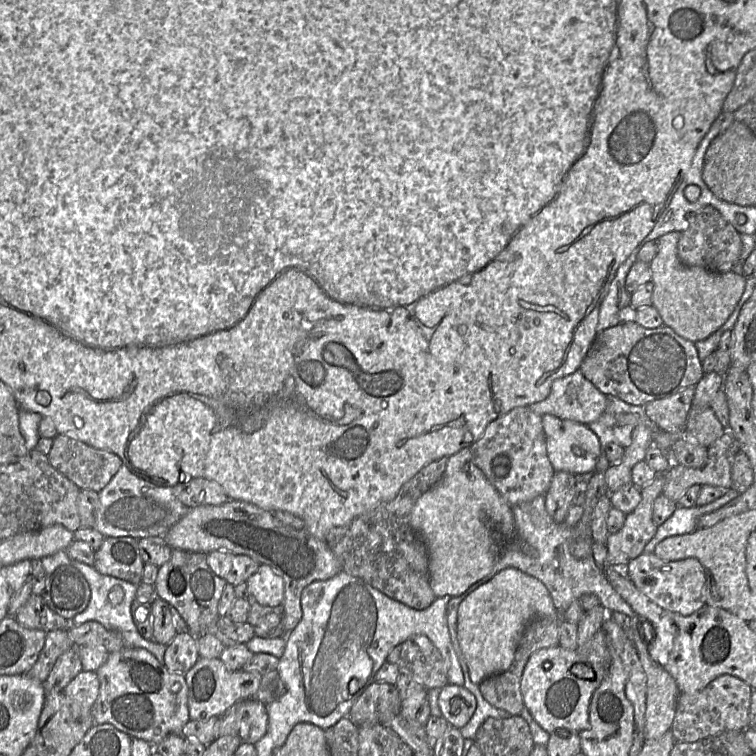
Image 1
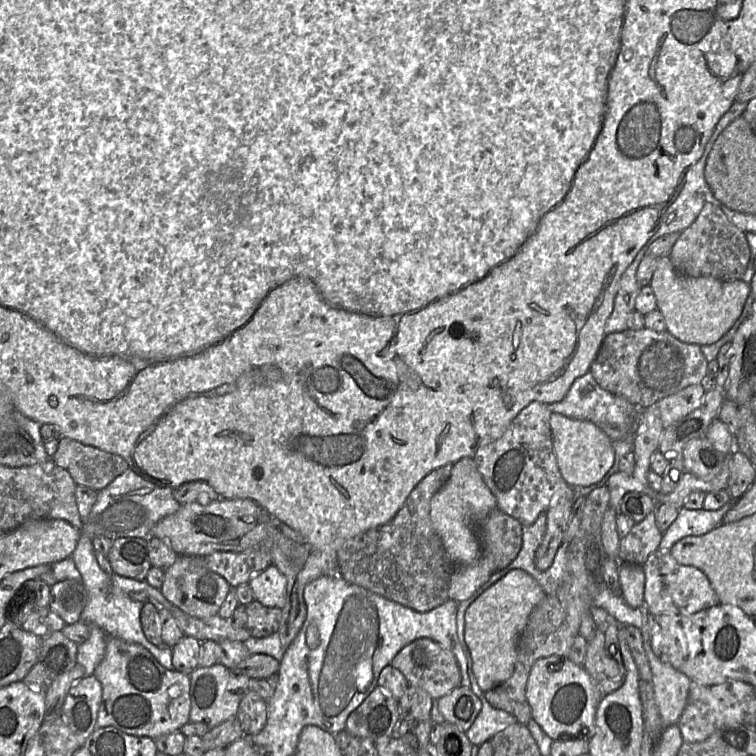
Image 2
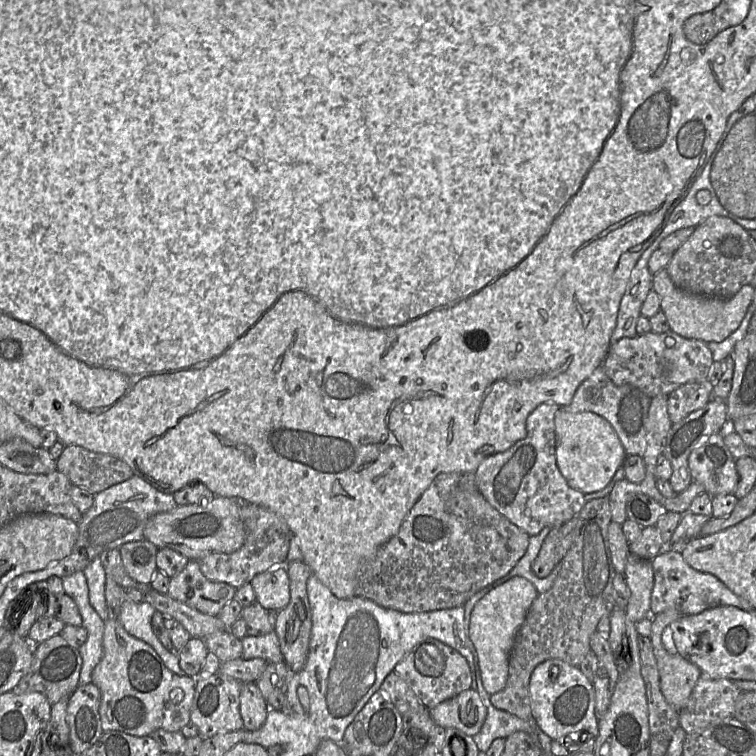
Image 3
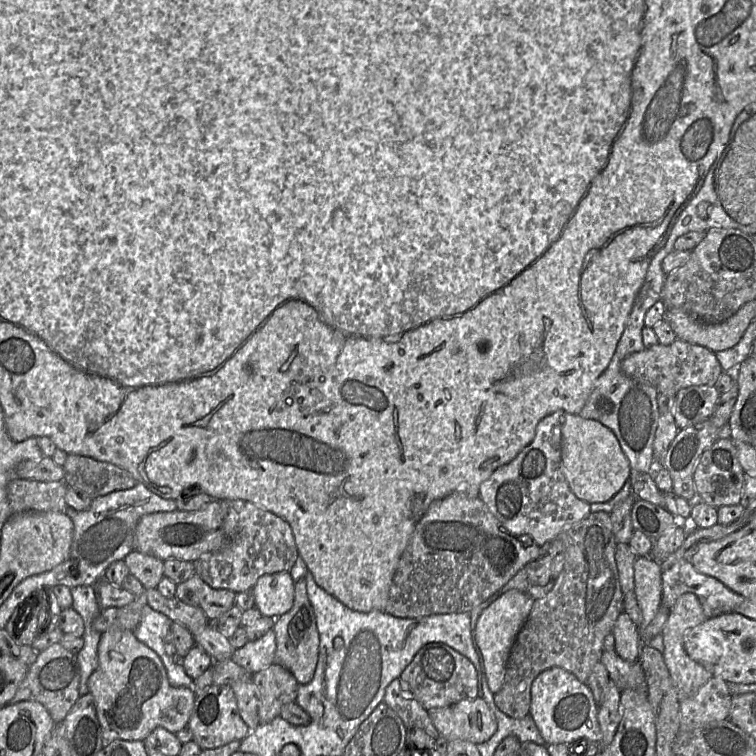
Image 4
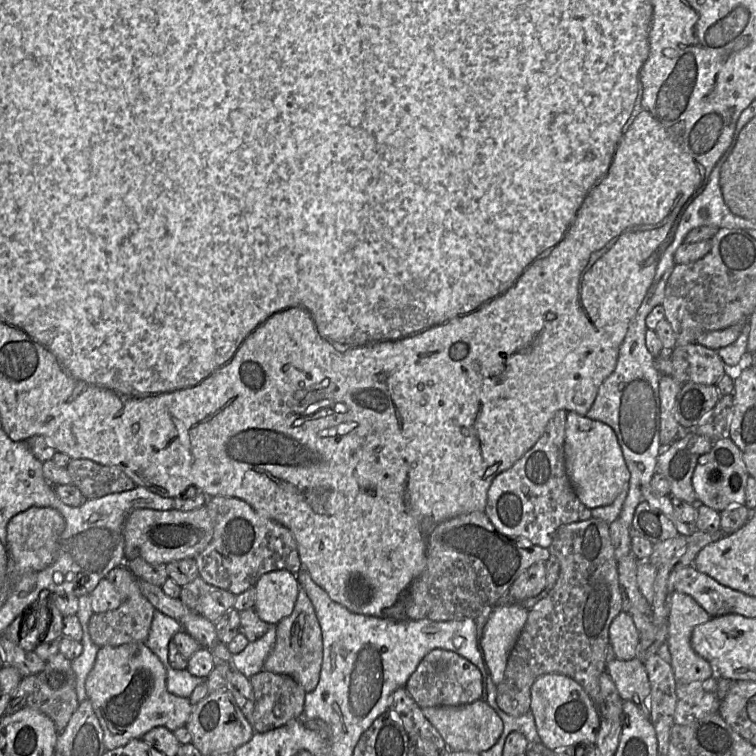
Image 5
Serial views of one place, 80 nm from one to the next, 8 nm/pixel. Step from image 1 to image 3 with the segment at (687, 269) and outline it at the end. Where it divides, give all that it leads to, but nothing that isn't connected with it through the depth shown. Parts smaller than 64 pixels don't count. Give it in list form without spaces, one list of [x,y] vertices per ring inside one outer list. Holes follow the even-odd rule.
[[[667,267],[653,275],[653,290],[660,298],[660,308],[665,314],[670,330],[686,339],[709,342],[722,342],[741,324],[749,306],[753,303],[754,288],[743,286],[728,299],[692,294],[677,288],[672,282]]]

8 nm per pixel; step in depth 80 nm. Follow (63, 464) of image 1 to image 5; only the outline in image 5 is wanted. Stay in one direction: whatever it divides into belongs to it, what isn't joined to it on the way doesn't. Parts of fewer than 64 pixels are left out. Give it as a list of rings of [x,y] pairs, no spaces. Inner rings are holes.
[[[71,459],[66,467],[76,486],[86,499],[101,498],[136,487],[134,481],[116,467],[98,464],[88,459]]]

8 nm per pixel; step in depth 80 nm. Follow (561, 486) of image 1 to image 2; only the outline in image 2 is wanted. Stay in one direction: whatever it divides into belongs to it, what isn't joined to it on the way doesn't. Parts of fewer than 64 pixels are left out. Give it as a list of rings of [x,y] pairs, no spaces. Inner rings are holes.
[[[563,487],[551,499],[547,510],[547,530],[537,549],[535,565],[545,571],[553,564],[557,550],[562,545],[568,528],[569,518],[575,503],[576,491],[573,487]]]

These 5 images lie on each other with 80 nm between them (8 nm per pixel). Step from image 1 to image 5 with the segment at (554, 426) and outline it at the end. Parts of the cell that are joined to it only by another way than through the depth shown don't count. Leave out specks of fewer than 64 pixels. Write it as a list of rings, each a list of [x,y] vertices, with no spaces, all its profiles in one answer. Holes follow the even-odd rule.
[[[575,412],[566,413],[564,460],[577,497],[590,509],[611,504],[624,485],[629,484],[630,472],[614,430],[603,422]]]

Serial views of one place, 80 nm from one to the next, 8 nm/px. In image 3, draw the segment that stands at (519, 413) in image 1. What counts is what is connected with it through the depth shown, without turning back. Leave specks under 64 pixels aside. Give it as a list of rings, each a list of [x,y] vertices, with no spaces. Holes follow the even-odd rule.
[[[553,403],[537,406],[526,421],[526,436],[504,452],[485,458],[474,473],[475,484],[487,502],[530,536],[545,527],[561,527],[576,517],[587,503],[584,494],[569,486],[561,474],[556,458],[555,414],[560,407]]]

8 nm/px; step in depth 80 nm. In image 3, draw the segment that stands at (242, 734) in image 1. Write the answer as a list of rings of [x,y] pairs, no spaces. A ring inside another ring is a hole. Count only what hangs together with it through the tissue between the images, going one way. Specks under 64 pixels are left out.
[[[243,683],[240,692],[240,714],[244,729],[255,731],[261,728],[265,723],[268,712],[268,703],[256,683]]]

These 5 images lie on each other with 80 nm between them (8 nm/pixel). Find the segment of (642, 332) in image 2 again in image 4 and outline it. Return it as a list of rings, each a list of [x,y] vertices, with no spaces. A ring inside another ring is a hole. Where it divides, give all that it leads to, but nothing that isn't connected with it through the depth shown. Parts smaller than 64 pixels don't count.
[[[678,338],[670,345],[658,343],[628,355],[621,362],[621,370],[629,378],[654,386],[658,393],[674,395],[689,386],[715,385],[723,371],[715,352]]]

